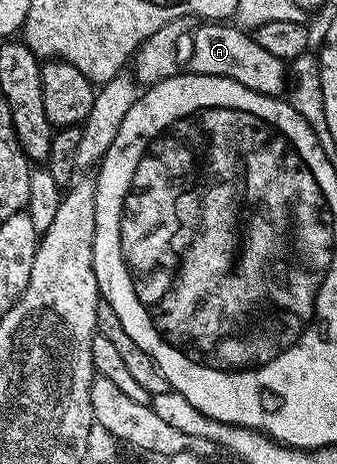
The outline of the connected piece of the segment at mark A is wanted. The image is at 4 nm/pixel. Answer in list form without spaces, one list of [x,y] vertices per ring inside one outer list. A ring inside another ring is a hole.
[[[202,23],[195,28],[190,43],[188,69],[200,75],[227,77],[236,83],[244,83],[244,87],[252,91],[266,93],[269,97],[285,94],[288,89],[287,62],[264,51],[253,35],[233,23]]]

